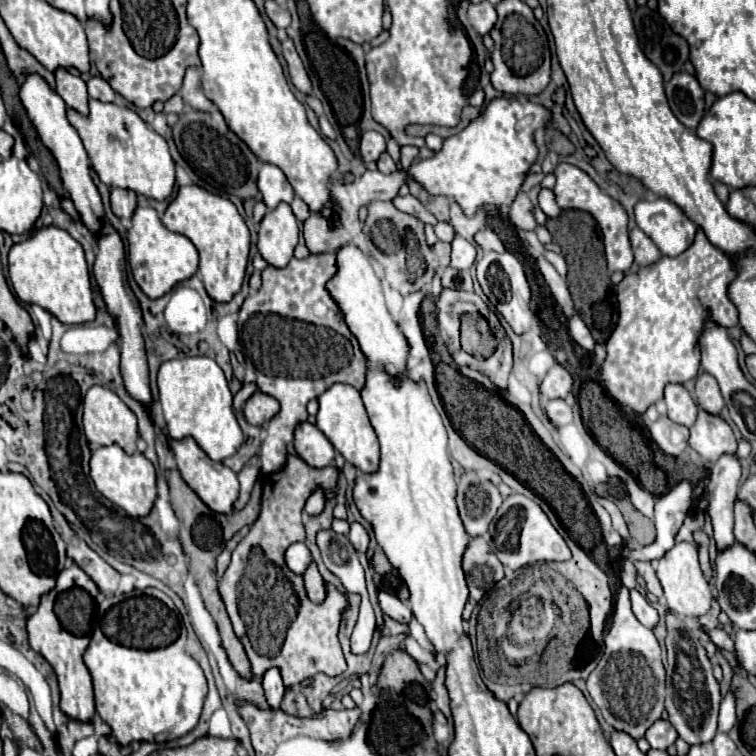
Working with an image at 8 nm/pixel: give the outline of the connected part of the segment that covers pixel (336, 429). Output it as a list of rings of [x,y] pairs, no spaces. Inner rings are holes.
[[[334,384],[318,398],[318,402],[320,402],[320,410],[316,416],[316,426],[334,444],[334,448],[360,472],[364,474],[378,472],[378,464],[380,464],[378,438],[370,424],[360,392],[356,388],[350,388],[350,384]]]

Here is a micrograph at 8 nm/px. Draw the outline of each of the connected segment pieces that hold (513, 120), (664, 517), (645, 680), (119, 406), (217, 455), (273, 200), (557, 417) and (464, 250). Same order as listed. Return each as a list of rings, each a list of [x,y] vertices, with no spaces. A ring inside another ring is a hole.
[[[518,98],[492,100],[478,120],[460,134],[446,138],[442,150],[436,152],[434,158],[412,164],[410,174],[430,194],[454,196],[468,216],[486,202],[512,204],[524,184],[528,168],[538,156],[534,132],[546,124],[550,124],[550,112],[538,104],[520,102]]]
[[[680,480],[670,492],[666,492],[656,500],[658,536],[654,544],[644,546],[640,550],[632,550],[632,556],[636,560],[658,560],[674,546],[674,536],[682,526],[686,512],[692,506],[692,486],[694,484],[690,480]]]
[[[620,588],[612,612],[610,628],[604,636],[604,662],[598,662],[596,670],[588,676],[586,688],[600,708],[604,720],[616,728],[628,732],[632,738],[642,738],[644,732],[662,716],[664,710],[664,666],[660,660],[660,646],[650,628],[640,624],[630,610],[628,588]],[[620,652],[638,652],[640,656],[612,656]]]
[[[92,386],[83,398],[83,431],[92,451],[101,446],[118,444],[126,454],[136,452],[138,442],[138,422],[134,412],[108,388]]]
[[[208,356],[168,360],[158,370],[160,406],[164,428],[172,440],[194,438],[196,444],[216,462],[230,458],[242,444],[242,430],[232,410],[232,392],[222,368]]]
[[[262,162],[260,166],[258,188],[268,208],[274,208],[278,202],[292,202],[296,196],[290,188],[290,182],[286,180],[286,174],[276,164],[268,162]]]
[[[550,400],[546,404],[546,416],[554,426],[566,426],[572,422],[572,408],[564,400]]]
[[[456,236],[452,242],[452,264],[450,266],[458,268],[458,270],[470,270],[474,260],[476,260],[474,246],[468,240]]]

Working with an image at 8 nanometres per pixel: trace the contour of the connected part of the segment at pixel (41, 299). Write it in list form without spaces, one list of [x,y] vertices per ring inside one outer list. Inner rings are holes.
[[[46,226],[38,230],[32,238],[14,244],[8,256],[8,278],[16,296],[22,302],[46,308],[62,324],[86,324],[92,322],[96,316],[84,250],[62,228]]]

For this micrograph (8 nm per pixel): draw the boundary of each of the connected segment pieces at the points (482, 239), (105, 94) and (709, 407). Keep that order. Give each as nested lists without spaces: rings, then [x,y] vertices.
[[[490,228],[477,232],[474,236],[474,240],[484,252],[488,252],[488,250],[504,252],[503,242],[498,238],[496,232]]]
[[[104,78],[88,80],[88,94],[90,94],[90,98],[100,100],[100,102],[114,102],[116,100],[114,90],[110,88],[110,84]]]
[[[702,372],[696,378],[696,400],[698,400],[700,408],[710,414],[720,414],[720,410],[724,406],[724,398],[718,388],[718,382],[708,372]]]

